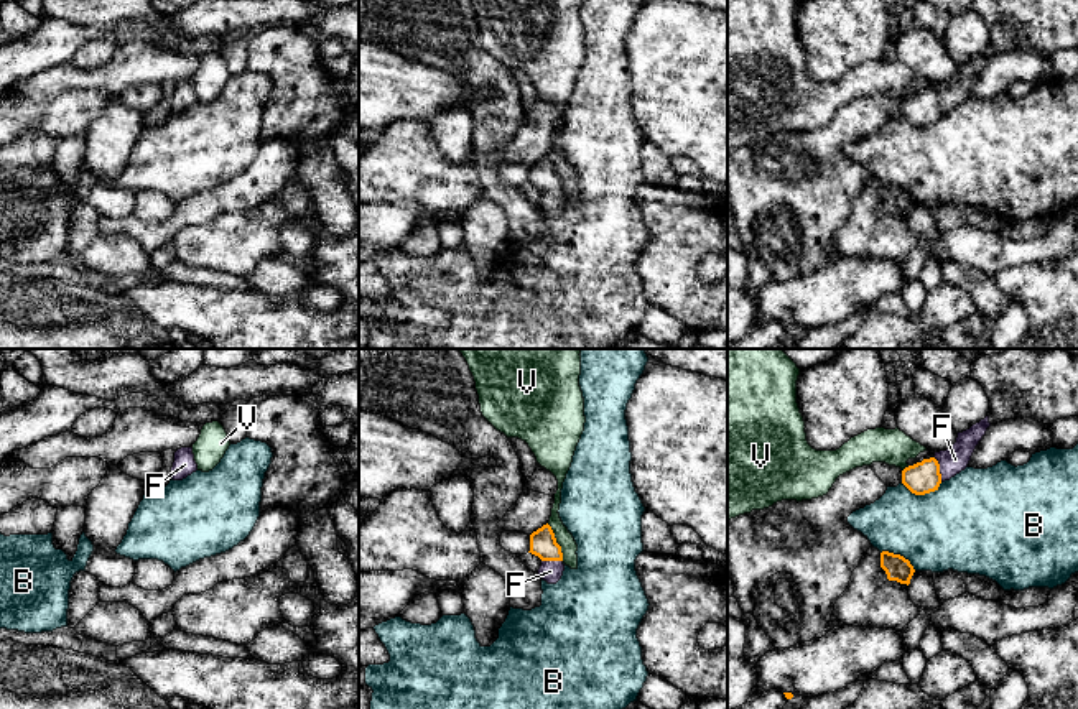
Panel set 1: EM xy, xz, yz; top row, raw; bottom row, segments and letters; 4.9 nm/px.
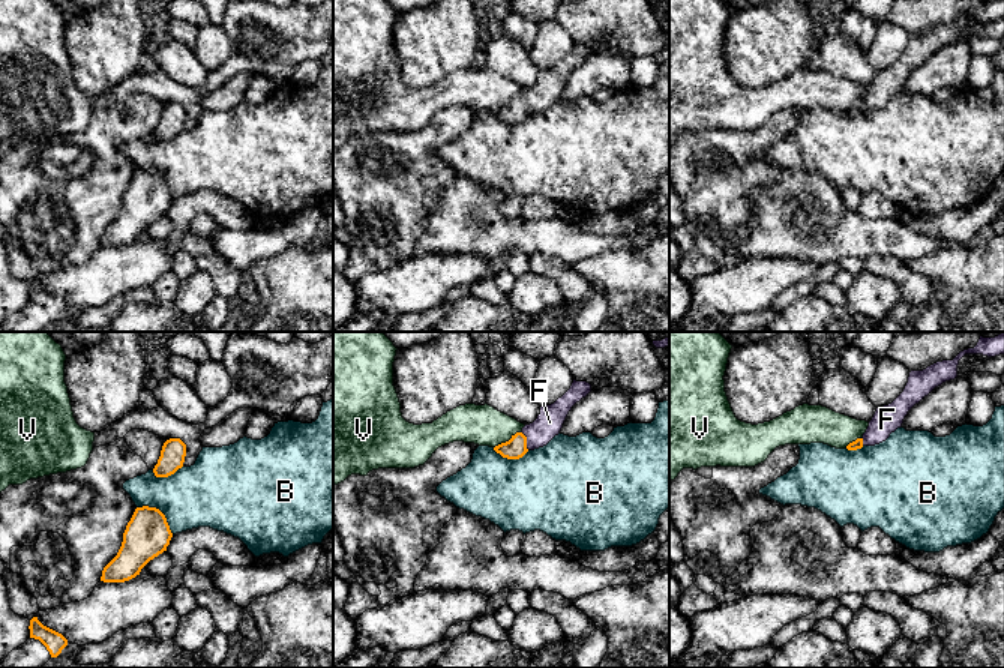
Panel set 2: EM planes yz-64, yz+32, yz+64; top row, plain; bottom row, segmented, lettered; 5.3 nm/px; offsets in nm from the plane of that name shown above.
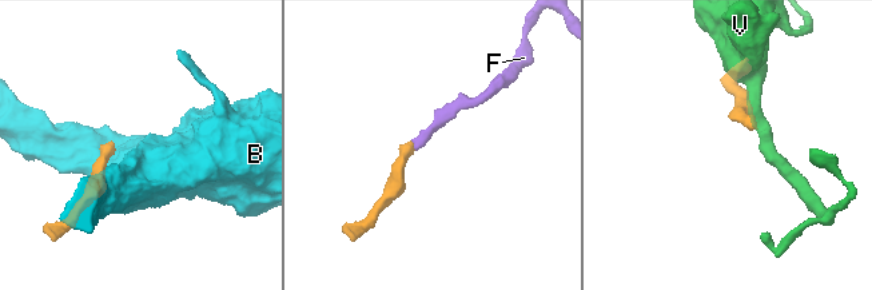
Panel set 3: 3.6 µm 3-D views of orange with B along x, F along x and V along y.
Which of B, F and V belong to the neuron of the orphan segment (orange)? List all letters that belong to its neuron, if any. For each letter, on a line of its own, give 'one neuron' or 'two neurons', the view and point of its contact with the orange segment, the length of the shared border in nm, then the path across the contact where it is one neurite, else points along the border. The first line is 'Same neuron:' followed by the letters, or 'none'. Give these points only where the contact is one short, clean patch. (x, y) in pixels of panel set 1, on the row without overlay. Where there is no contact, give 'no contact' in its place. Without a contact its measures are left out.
Same neuron: F
B: two neurons | yz (922, 125) | 200 nm
F: one neuron | yz (938, 101) | 130 nm | across yz (922, 109), (938, 101), (955, 91)
V: two neurons | xz (555, 173) | 200 nm | along xz (547, 155), (563, 191)

